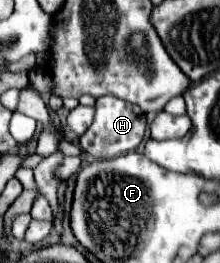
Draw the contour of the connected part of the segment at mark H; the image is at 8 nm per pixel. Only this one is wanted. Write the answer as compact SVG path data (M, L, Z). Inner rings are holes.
M107 95L107 97L97 99L95 119L93 119L91 127L81 135L79 145L93 159L113 159L113 157L119 157L119 155L125 155L125 153L137 149L145 137L145 131L147 131L147 117L137 105L117 99L113 95Z

